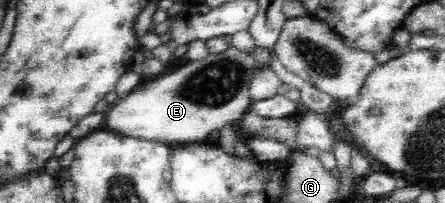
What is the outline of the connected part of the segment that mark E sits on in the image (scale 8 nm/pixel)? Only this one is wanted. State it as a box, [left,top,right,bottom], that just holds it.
[105,44,273,146]

